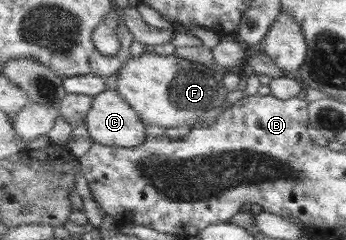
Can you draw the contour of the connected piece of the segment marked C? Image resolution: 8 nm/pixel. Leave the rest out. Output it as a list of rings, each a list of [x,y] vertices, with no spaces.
[[[115,90],[95,96],[86,123],[90,137],[97,144],[134,148],[149,139],[145,134],[149,125],[126,98]]]

